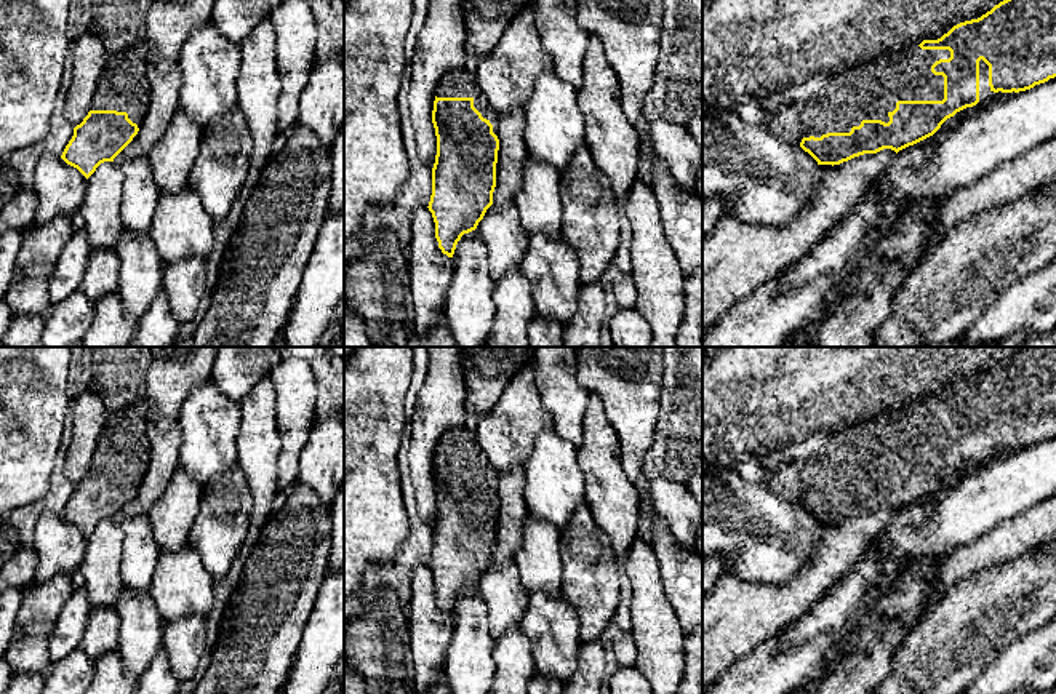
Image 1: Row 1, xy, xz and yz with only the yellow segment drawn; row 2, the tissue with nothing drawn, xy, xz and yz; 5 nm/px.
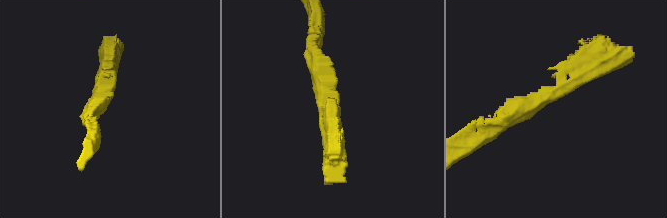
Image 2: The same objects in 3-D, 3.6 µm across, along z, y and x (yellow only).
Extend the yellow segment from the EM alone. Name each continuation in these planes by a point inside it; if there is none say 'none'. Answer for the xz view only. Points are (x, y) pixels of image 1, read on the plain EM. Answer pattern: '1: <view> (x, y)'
1: xz (460, 440)

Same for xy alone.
1: xy (124, 443)

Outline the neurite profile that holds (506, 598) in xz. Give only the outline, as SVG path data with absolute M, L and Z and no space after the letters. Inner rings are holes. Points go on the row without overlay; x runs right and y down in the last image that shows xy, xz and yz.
M491 563L477 584L490 617L490 633L498 641L512 625L518 625L528 604L528 593L517 566Z

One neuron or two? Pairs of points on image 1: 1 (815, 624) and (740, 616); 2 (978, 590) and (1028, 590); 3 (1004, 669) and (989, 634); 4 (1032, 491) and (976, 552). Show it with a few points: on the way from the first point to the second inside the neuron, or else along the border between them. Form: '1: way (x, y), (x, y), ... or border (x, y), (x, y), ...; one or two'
1: border (818, 597), (780, 629); two
2: way (991, 590), (1015, 590); one
3: border (1028, 632), (1012, 642), (976, 677); two
4: border (1039, 504), (1000, 522), (973, 542); two

